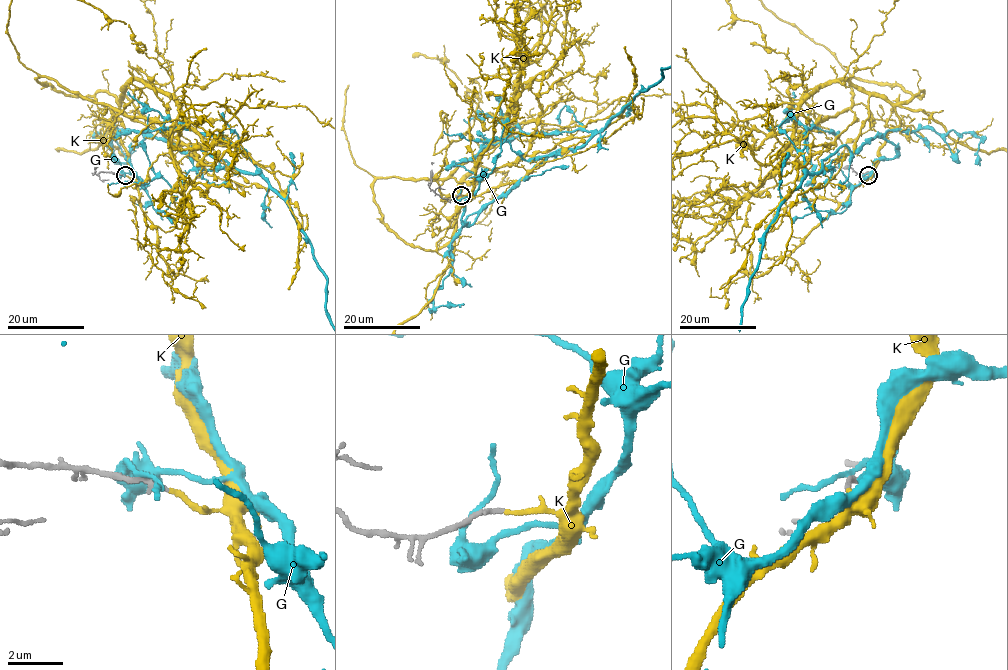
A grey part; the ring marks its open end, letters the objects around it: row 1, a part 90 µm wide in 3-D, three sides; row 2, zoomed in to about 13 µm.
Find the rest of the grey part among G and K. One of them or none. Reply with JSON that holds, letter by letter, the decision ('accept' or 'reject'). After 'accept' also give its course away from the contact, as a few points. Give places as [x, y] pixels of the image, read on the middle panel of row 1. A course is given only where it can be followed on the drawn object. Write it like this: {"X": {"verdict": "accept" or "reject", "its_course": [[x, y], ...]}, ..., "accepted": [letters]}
{"G": {"verdict": "reject"}, "K": {"verdict": "accept"}, "accepted": ["K"]}

